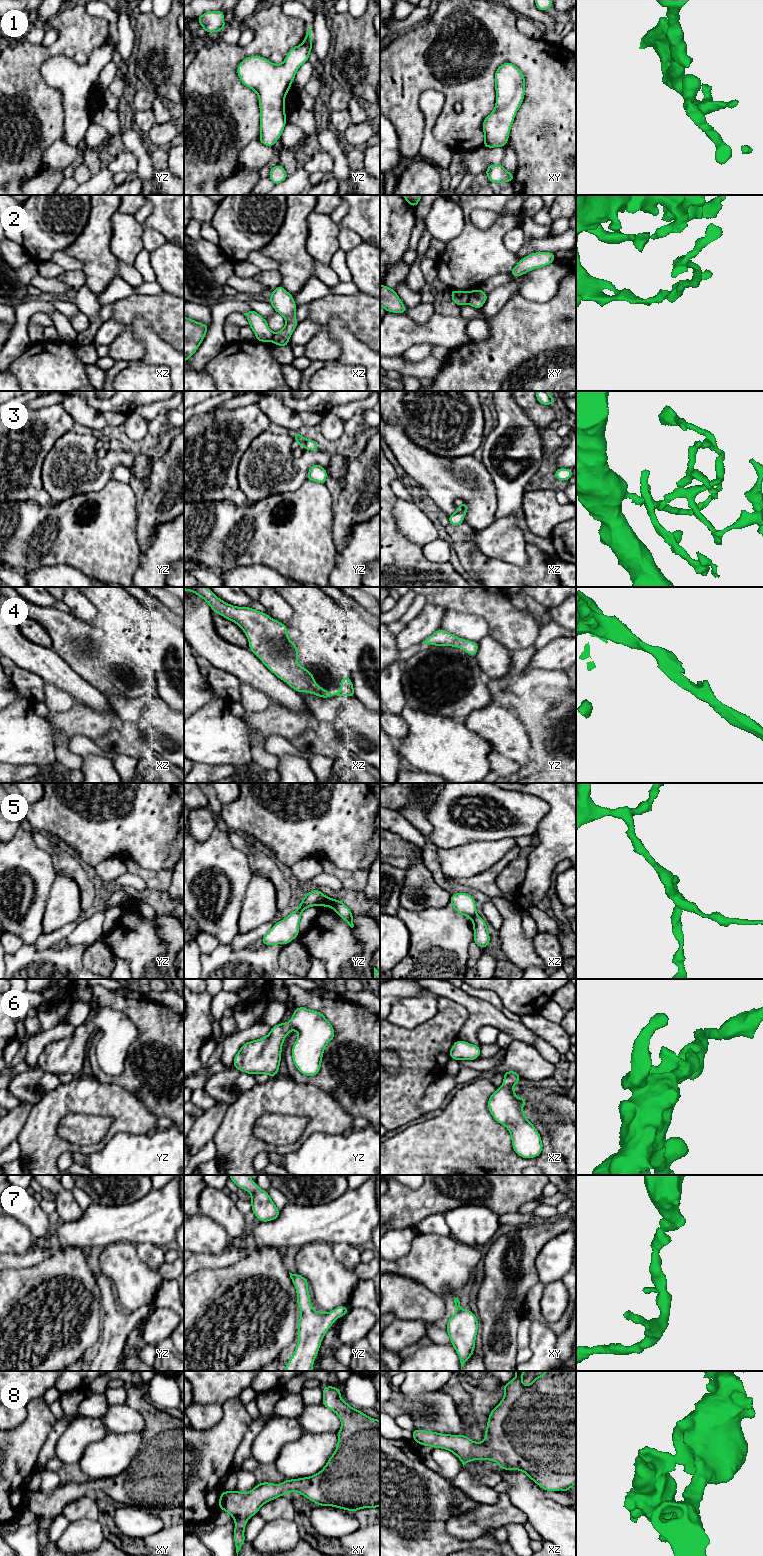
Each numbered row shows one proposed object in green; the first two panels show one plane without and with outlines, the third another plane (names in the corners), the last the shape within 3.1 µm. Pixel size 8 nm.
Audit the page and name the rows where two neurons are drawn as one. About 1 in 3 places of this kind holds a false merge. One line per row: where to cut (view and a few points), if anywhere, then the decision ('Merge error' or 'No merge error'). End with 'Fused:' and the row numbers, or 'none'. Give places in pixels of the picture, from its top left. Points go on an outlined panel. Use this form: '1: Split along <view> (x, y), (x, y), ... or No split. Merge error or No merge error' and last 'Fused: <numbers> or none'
1: No split. No merge error
2: Split along xy (470, 292), (468, 303). Merge error
3: No split. No merge error
4: No split. No merge error
5: Split along yz (322, 894), (315, 905). Merge error
6: No split. No merge error
7: No split. No merge error
8: No split. No merge error
Fused: 2, 5

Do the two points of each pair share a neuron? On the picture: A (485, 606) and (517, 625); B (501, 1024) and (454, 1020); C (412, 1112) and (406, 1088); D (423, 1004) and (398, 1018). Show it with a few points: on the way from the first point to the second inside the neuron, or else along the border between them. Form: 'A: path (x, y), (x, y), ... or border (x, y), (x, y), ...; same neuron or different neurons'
A: path (493, 607), (509, 623); same neuron
B: border (454, 1000), (468, 1012), (468, 1019), (457, 1039); different neurons
C: path (406, 1106), (406, 1094); same neuron
D: path (417, 1009), (404, 1013); same neuron

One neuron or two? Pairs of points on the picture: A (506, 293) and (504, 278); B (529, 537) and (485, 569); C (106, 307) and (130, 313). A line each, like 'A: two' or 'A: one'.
A: two
B: two
C: two

